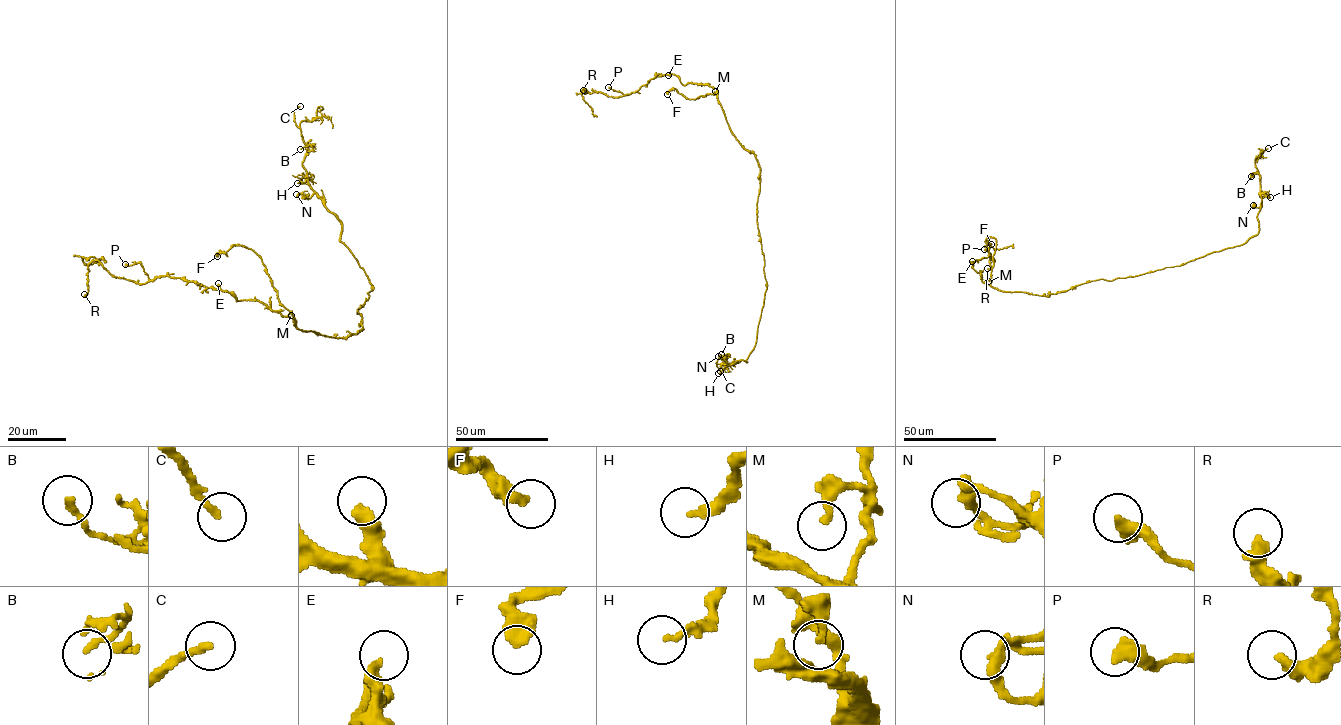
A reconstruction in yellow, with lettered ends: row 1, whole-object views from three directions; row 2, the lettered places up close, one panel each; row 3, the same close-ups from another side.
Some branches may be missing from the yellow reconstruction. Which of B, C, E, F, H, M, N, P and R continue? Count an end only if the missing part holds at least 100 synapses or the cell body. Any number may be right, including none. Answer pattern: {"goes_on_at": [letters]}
{"goes_on_at": ["C"]}

